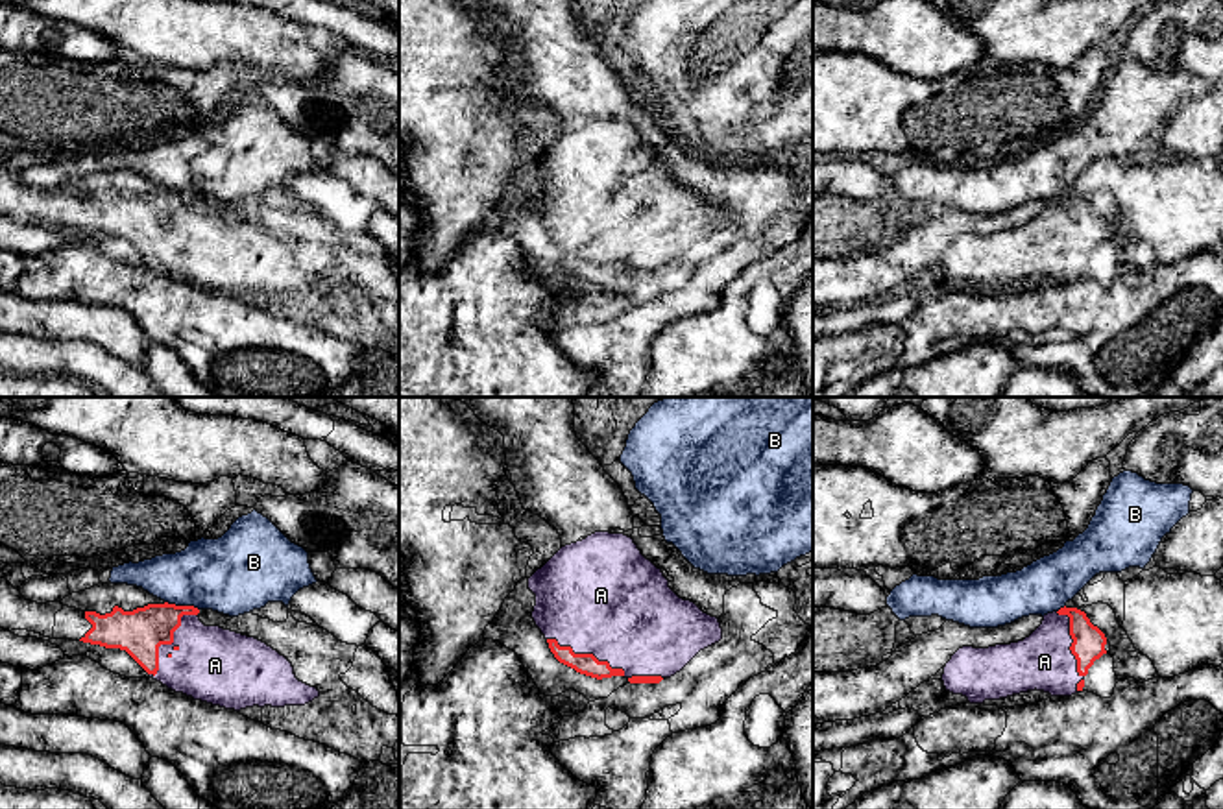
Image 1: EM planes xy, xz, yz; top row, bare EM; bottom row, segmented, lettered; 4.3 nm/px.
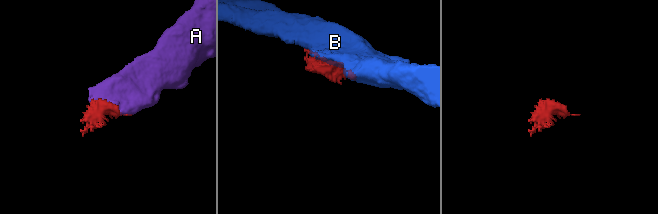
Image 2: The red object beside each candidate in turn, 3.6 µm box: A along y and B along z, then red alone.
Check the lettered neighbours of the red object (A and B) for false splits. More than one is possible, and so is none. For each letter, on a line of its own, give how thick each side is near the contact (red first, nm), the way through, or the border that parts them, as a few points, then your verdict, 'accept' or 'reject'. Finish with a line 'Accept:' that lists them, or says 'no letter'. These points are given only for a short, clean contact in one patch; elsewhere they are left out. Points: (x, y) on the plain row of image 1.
A: 200/320 nm | accept
B: 200/340 nm | reject
Accept: A

